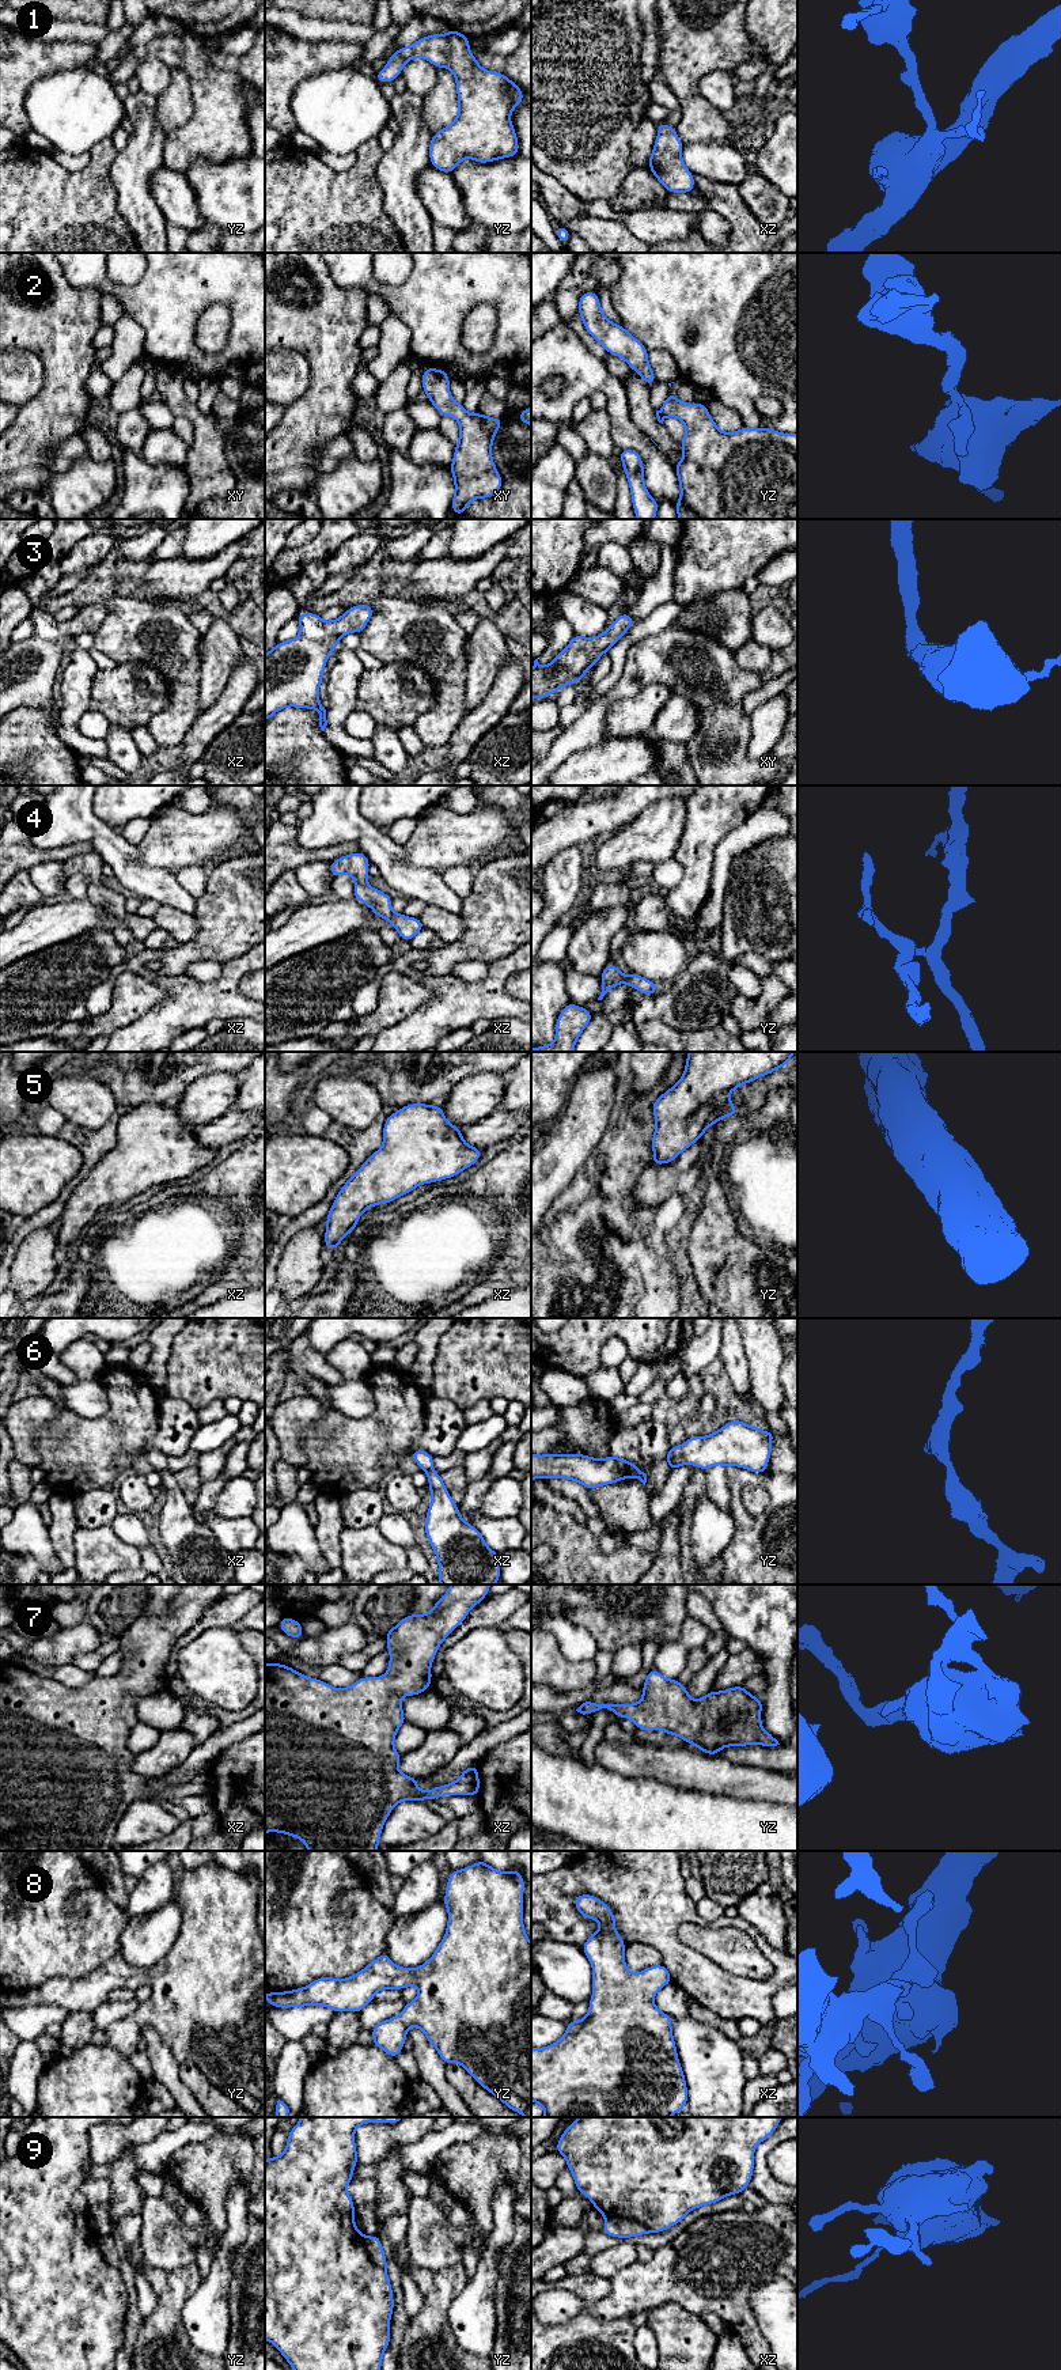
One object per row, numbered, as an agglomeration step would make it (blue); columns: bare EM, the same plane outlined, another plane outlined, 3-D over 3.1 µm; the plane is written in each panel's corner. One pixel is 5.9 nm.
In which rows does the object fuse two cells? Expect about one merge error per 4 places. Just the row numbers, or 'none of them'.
9

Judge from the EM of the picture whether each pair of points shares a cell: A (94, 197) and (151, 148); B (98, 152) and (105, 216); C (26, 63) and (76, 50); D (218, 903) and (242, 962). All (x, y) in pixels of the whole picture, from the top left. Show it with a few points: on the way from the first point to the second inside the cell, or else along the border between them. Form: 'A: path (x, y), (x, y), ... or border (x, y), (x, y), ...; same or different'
A: border (116, 152), (109, 177), (120, 214); different
B: path (98, 169), (98, 200); same
C: path (38, 59), (64, 55); same
D: border (250, 947), (222, 962); different

